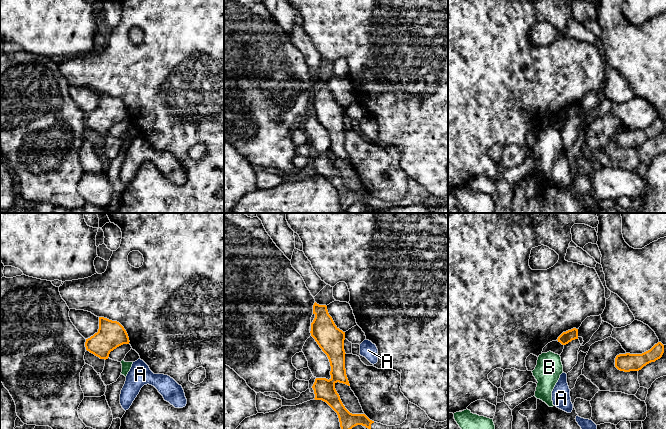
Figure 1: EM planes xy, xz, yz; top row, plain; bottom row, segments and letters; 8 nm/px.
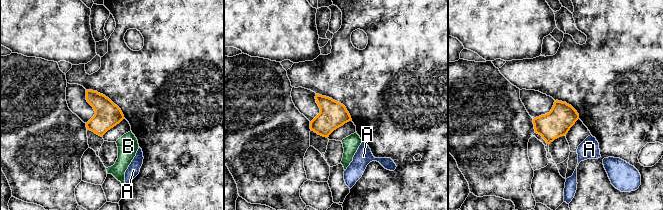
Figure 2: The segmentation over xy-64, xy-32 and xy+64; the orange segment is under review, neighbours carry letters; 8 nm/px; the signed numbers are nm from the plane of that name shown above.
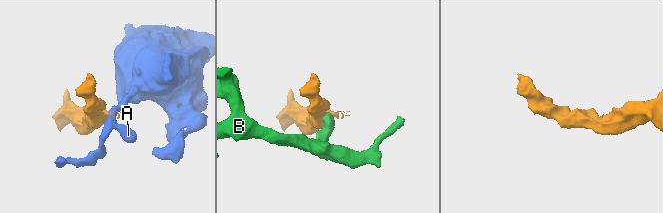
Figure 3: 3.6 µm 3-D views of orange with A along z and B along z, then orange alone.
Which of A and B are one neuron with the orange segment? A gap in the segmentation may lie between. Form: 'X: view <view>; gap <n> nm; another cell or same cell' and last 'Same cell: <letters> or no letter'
A: view xz; gap 120 nm; another cell
B: view yz; gap 90 nm; another cell
Same cell: no letter

